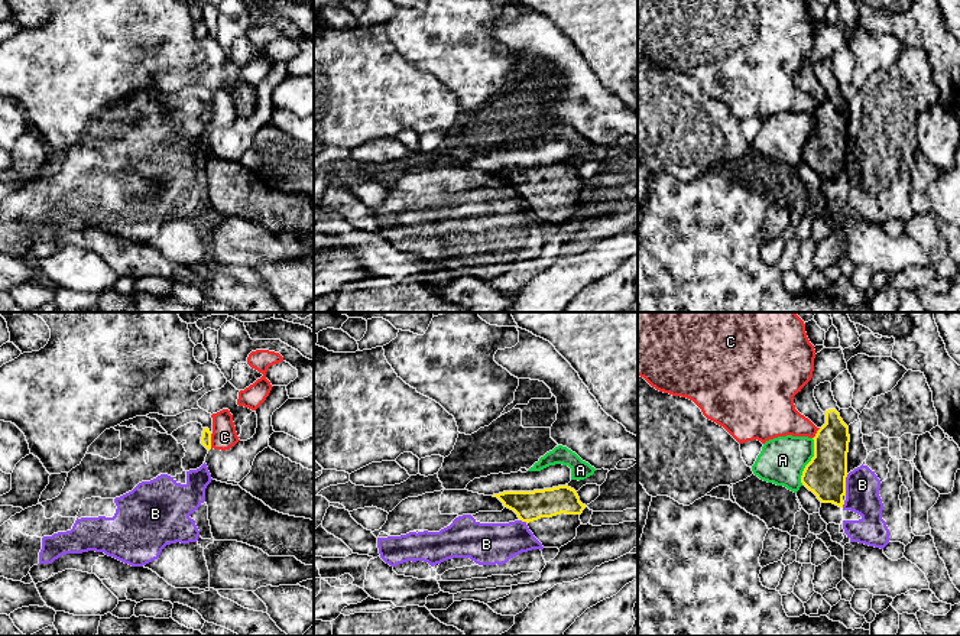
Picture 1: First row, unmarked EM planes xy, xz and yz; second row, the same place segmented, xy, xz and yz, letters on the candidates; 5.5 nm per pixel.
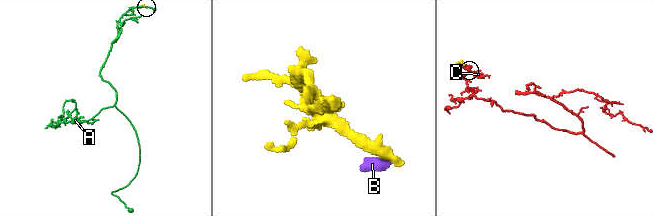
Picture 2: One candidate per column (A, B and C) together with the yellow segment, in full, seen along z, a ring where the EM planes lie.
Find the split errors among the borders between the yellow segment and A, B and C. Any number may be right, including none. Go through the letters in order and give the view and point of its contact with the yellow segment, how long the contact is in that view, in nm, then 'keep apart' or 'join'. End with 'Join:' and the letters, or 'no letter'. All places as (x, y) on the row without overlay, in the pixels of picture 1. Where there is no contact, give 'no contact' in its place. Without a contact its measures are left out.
A: yz (810, 138) | 260 nm | keep apart
B: yz (845, 161) | 120 nm | keep apart
C: xy (210, 117) | 80 nm | keep apart
Join: no letter

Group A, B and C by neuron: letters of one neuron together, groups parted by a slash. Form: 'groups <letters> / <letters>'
groups A / B / C

